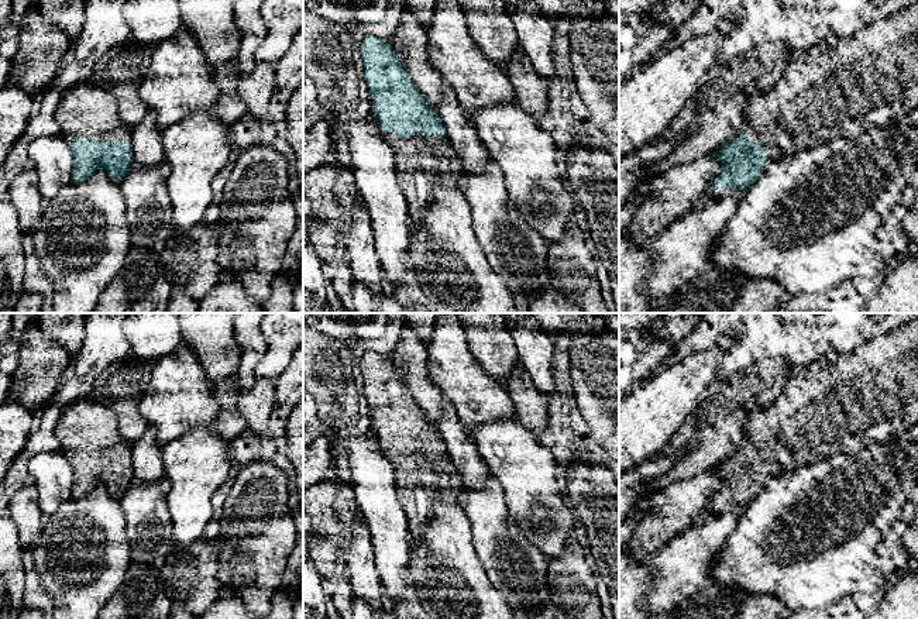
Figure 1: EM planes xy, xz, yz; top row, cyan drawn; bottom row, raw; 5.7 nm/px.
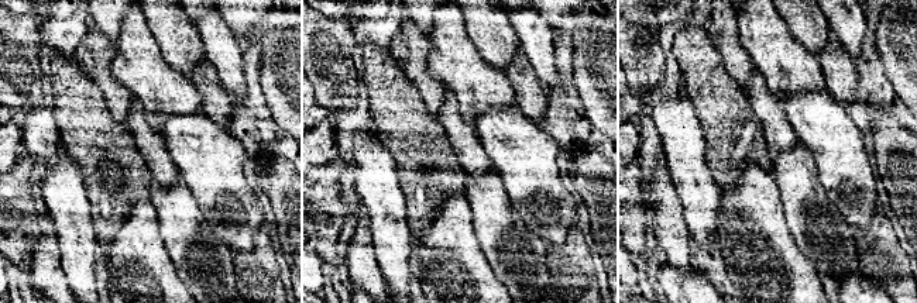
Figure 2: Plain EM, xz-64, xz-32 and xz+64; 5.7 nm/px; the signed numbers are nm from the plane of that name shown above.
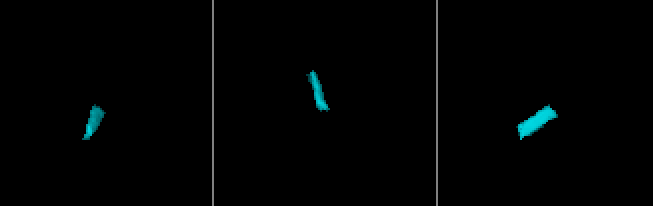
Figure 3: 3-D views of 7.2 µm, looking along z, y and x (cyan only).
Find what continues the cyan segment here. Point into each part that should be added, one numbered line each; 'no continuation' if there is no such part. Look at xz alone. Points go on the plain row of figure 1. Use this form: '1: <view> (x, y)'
1: xz (423, 480)

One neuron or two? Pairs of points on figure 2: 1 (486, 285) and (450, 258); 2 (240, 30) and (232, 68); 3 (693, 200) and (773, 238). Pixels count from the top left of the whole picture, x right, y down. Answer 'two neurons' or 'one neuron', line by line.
1: one neuron
2: two neurons
3: two neurons

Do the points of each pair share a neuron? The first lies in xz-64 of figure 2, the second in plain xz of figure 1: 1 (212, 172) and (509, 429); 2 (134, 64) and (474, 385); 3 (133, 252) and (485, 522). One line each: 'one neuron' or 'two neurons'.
1: one neuron
2: one neuron
3: two neurons

